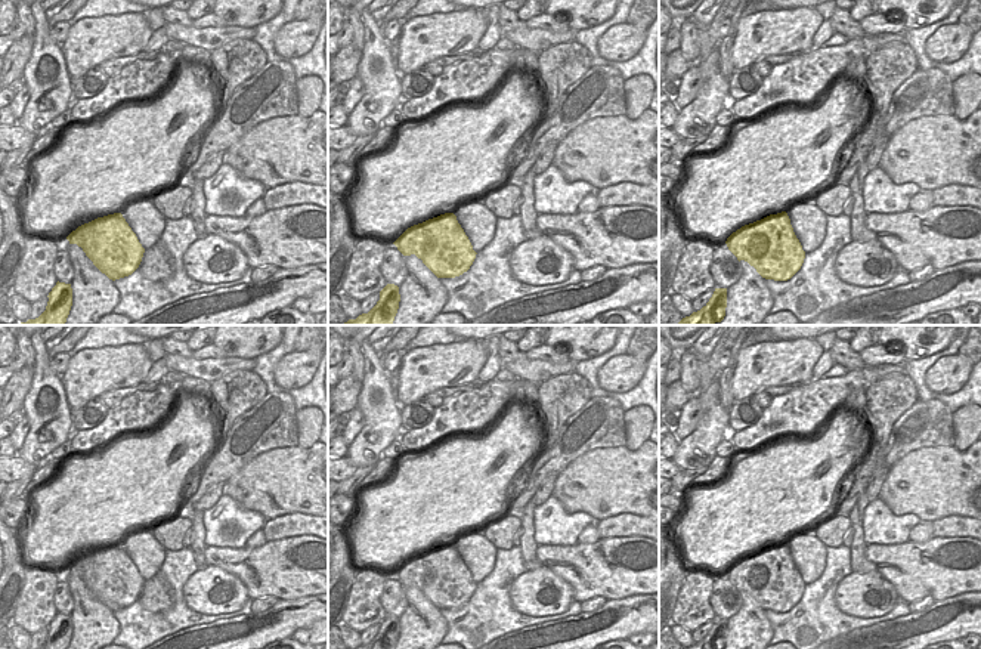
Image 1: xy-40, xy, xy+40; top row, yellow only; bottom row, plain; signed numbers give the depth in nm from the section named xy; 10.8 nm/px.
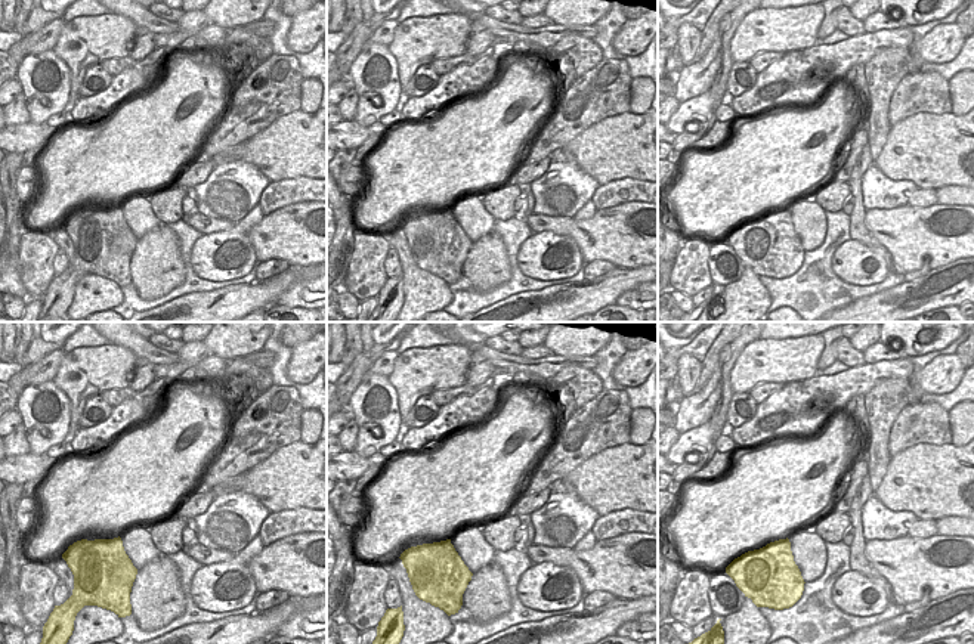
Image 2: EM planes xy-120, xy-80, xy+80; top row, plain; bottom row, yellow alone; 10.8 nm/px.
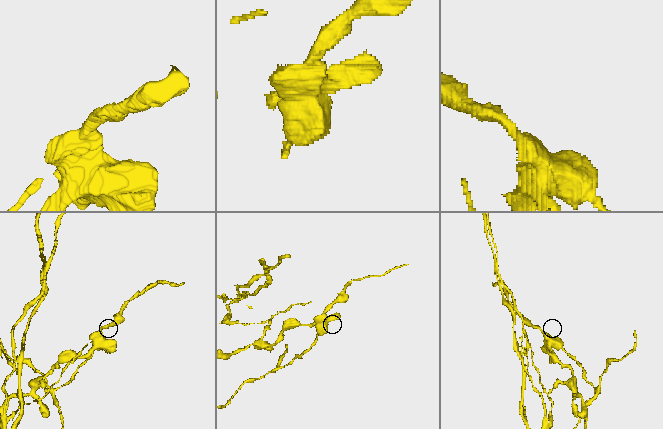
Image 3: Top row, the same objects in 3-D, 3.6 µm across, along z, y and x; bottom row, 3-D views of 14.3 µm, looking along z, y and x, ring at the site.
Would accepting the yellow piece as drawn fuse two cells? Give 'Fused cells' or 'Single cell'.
Fused cells

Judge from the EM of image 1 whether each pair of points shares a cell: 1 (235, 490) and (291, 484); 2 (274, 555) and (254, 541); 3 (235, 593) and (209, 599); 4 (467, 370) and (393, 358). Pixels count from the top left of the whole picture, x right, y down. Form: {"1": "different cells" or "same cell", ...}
{"1": "same cell", "2": "different cells", "3": "same cell", "4": "different cells"}

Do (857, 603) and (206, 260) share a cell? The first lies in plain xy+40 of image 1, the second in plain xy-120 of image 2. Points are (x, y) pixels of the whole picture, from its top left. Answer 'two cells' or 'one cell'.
one cell

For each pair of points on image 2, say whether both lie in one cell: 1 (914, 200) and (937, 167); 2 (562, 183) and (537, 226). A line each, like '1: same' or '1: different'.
1: different
2: different

